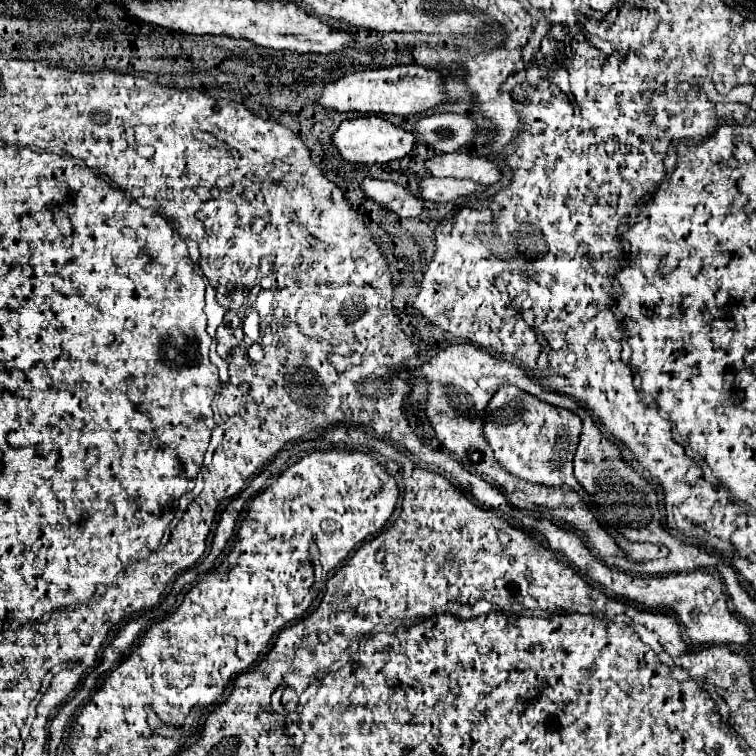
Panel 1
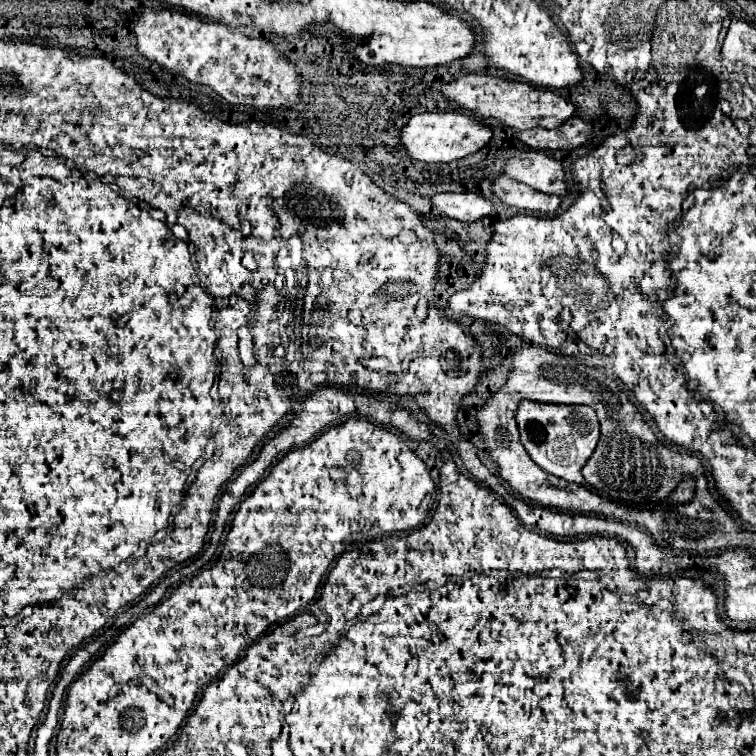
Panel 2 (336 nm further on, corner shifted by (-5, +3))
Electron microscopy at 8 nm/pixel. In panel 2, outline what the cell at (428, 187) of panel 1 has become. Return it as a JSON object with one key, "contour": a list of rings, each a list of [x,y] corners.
{"contour":[[[498,176],[492,182],[492,194],[496,200],[506,206],[514,206],[518,210],[528,212],[556,212],[560,208],[558,196],[548,196],[540,190],[534,190],[522,182],[516,182],[506,176]]]}

